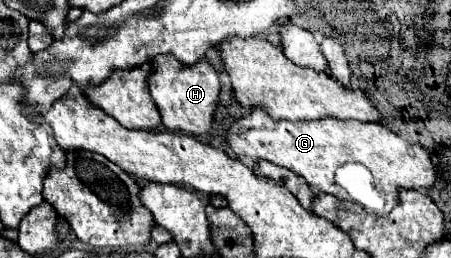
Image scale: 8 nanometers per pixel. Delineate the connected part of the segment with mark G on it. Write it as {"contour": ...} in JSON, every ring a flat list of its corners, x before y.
{"contour":[[255,108,249,116,243,116,231,124,227,130,223,150,235,156,247,156,255,164,259,160,273,162,277,166,289,168,297,176,301,176,307,186,315,192,327,192,337,196,339,200,352,201,347,192,343,192,335,182,333,174,341,164,359,162,367,166,375,178,377,190,385,198,385,208,379,216,386,216,397,204,397,188,425,190,435,182,435,170,431,166,431,156,419,144,407,144,389,128,379,126,375,122,359,122,359,120,271,120,267,112]]}

